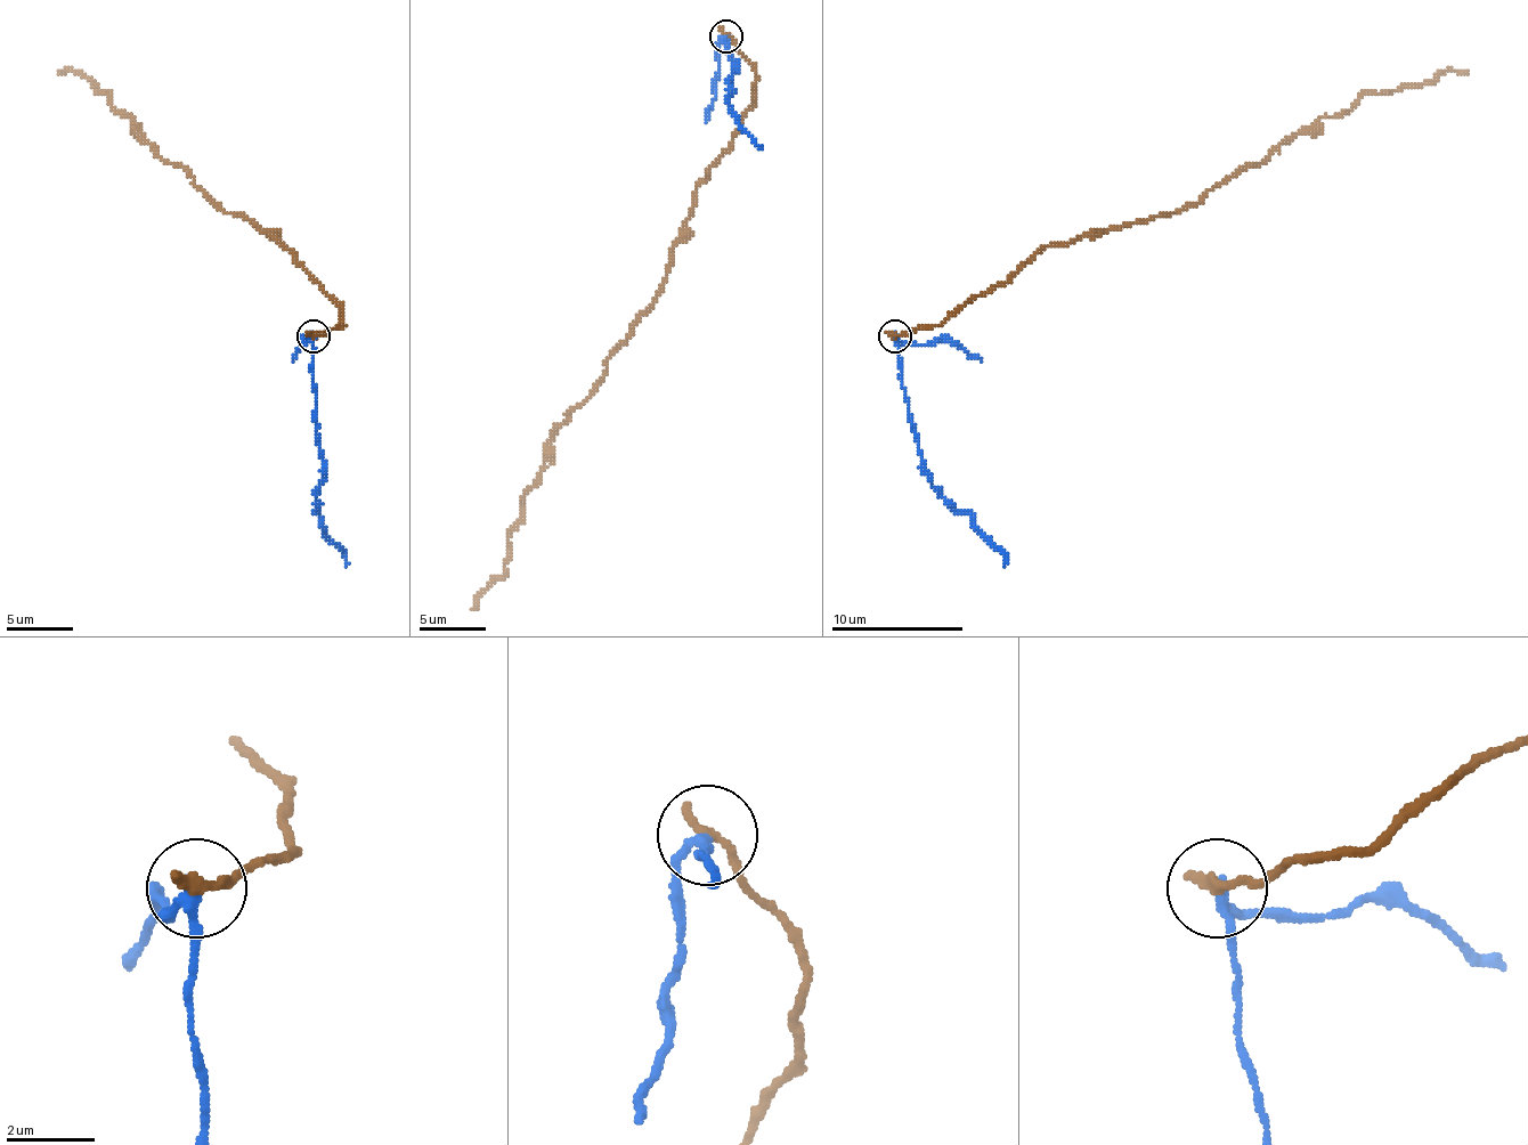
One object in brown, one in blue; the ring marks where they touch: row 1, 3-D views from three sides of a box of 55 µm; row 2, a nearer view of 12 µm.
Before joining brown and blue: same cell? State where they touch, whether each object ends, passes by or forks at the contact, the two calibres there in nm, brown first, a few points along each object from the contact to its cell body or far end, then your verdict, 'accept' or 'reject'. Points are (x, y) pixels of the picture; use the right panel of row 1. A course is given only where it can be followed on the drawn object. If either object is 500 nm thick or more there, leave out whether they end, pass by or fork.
at (894, 335); brown ends there; blue passes by; 300 nm thick on the brown side, 190 nm on the other; brown runs (895, 335), (1005, 285), (1047, 245), (1179, 212), (1365, 94), (1468, 74); blue runs (895, 335), (902, 388), (921, 471), (968, 513), (1005, 557), (1005, 567); reject

